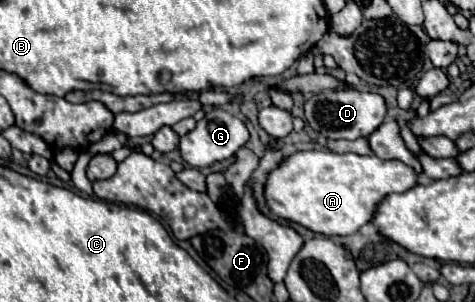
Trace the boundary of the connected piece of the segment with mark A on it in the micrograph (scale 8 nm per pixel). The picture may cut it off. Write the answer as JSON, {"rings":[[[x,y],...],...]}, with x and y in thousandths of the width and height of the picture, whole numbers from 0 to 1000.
{"rings":[[[646,497],[613,510],[566,576],[558,649],[566,695],[600,728],[629,735],[667,775],[735,781],[785,728],[811,649],[857,636],[878,616],[878,589],[882,576],[844,530]]]}

